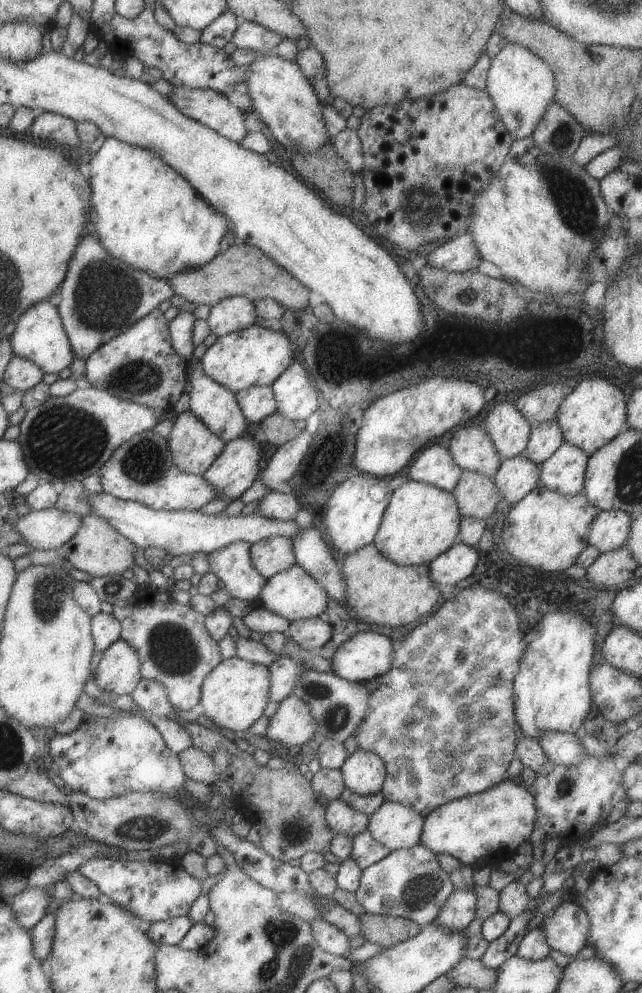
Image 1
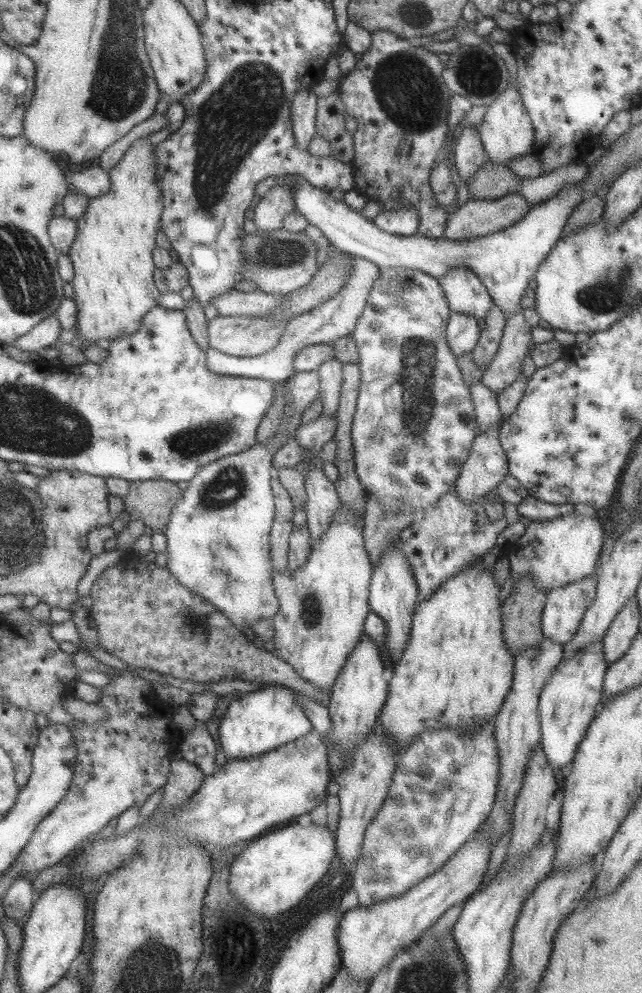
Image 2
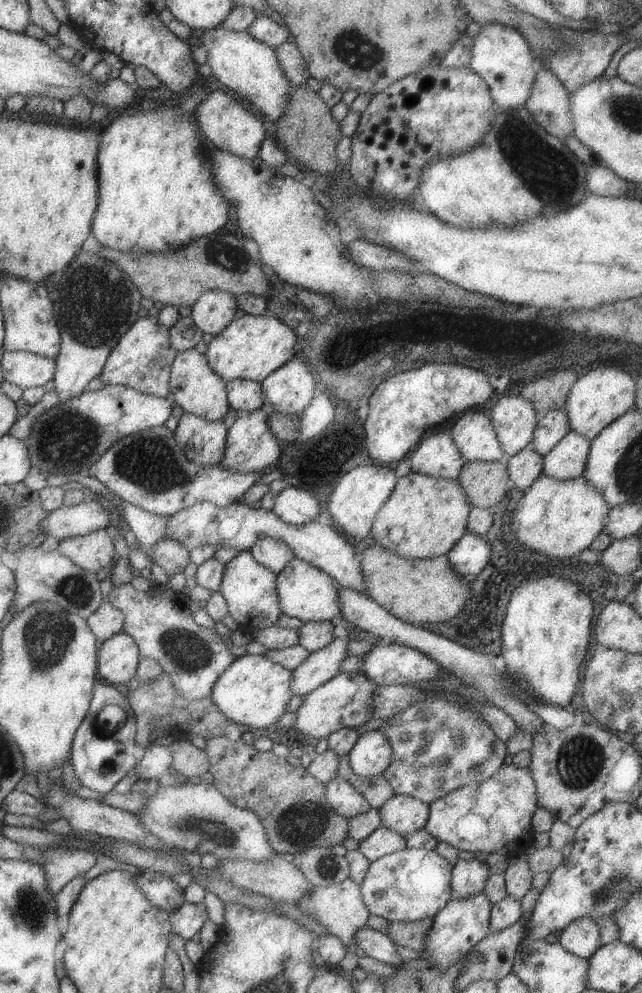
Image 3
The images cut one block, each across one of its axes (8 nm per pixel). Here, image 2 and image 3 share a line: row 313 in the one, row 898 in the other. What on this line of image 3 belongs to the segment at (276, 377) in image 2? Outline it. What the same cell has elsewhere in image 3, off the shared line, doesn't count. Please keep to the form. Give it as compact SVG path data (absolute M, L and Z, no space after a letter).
M346 879L329 887L312 888L296 906L310 919L316 921L329 935L339 938L347 948L357 930L366 926L368 917L367 908L363 905L360 894L360 885L353 880Z

